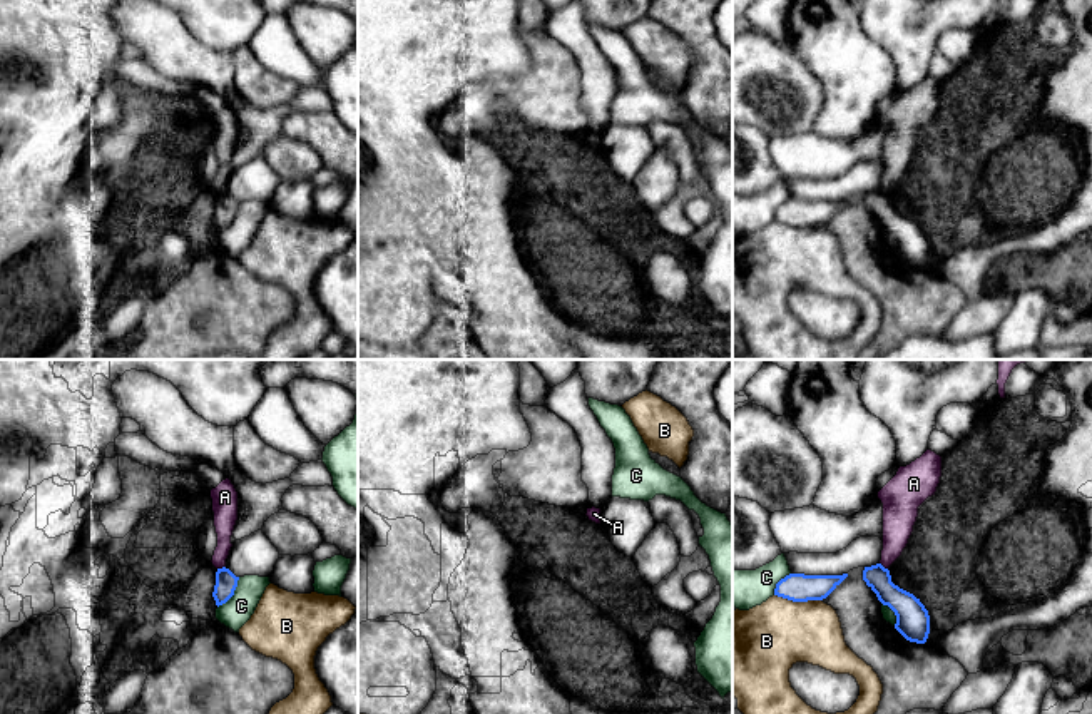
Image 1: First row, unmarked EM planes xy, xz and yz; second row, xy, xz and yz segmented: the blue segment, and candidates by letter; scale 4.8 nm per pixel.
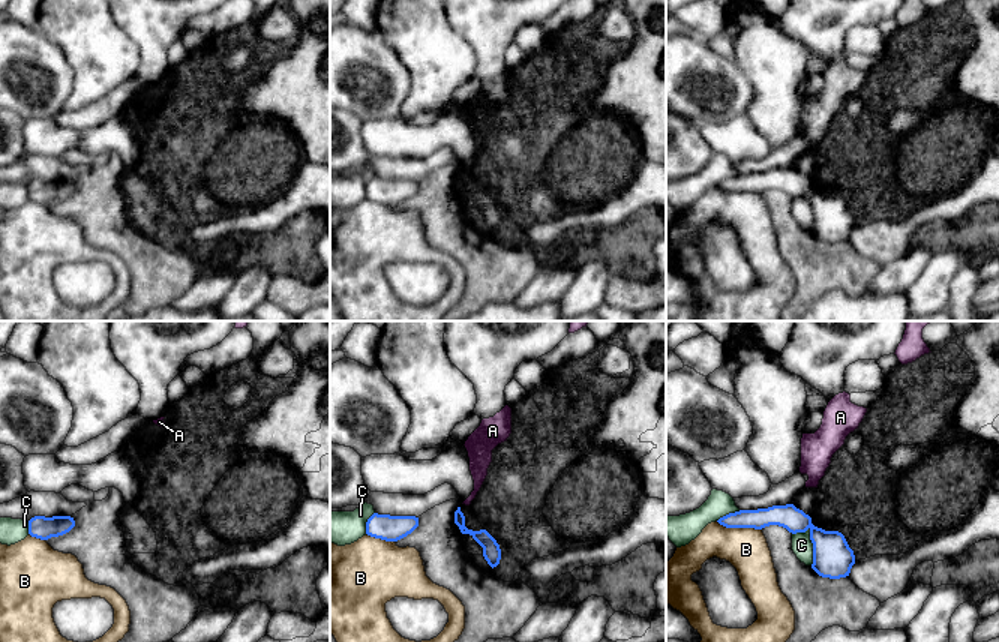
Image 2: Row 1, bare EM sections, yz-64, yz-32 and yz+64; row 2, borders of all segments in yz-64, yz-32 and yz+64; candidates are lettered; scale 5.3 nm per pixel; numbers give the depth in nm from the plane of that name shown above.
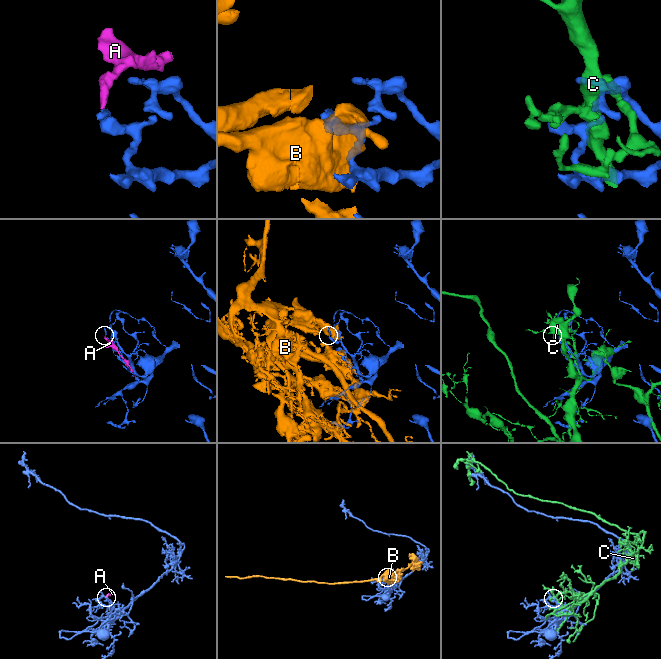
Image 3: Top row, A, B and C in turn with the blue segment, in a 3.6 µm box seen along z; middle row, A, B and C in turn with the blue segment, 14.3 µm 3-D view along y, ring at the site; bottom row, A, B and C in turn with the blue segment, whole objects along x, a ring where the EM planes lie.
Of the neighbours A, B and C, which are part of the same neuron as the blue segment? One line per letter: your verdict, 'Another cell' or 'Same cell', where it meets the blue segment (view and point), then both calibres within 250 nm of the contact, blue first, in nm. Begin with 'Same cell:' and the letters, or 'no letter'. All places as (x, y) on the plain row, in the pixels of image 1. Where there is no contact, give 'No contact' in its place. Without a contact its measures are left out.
Same cell: no letter
A: Another cell. Touches blue at xy (223, 193). Thickness 110 nm (blue) against 110 nm
B: Another cell. Touches blue at yz (798, 226). Thickness 140 nm (blue) against 340 nm
C: Another cell. Touches blue at xy (233, 219). Thickness 110 nm (blue) against 140 nm

